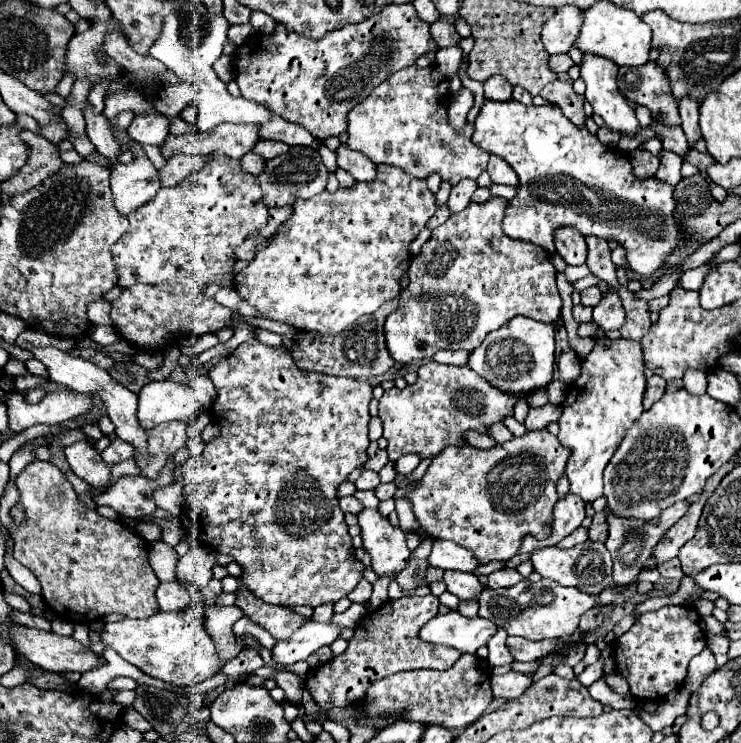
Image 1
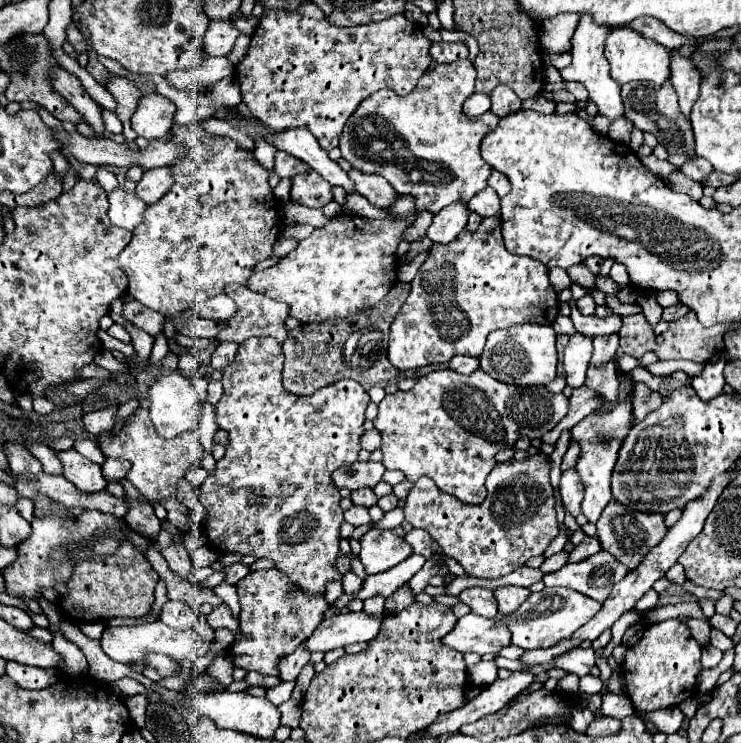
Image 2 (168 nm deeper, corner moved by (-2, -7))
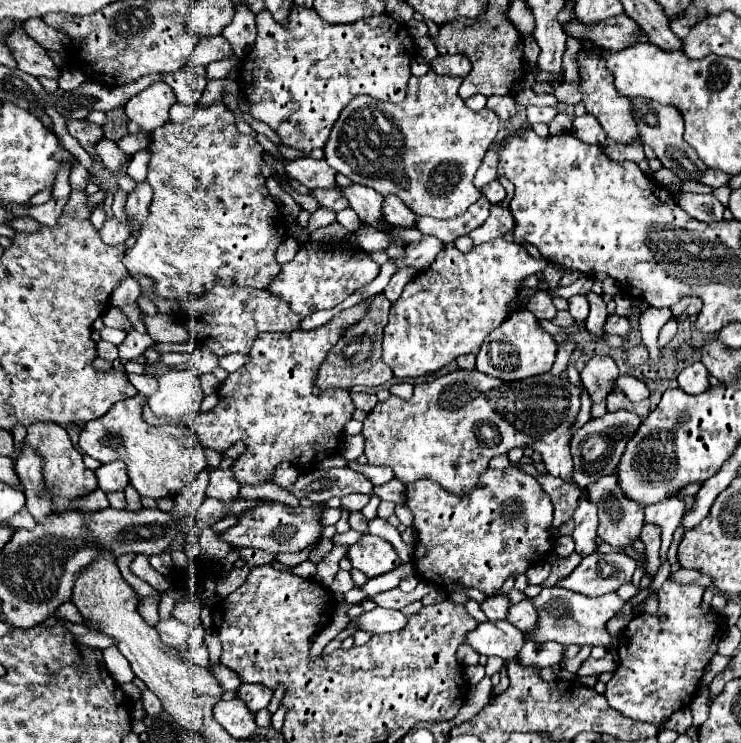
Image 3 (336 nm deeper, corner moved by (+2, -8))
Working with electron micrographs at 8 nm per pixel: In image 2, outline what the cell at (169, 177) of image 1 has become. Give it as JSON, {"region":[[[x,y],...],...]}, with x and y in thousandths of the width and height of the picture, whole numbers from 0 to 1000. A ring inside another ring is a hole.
{"region":[[[215,225],[215,227],[198,227],[193,233],[193,241],[185,249],[185,262],[196,268],[198,276],[206,276],[215,271],[231,252],[233,252],[233,230],[228,225]]]}

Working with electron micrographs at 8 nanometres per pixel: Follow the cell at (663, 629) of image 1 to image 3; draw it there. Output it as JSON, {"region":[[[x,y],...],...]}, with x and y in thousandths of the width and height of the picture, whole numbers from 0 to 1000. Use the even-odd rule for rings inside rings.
{"region":[[[900,781],[889,794],[889,821],[887,826],[865,826],[857,829],[846,848],[838,853],[835,861],[835,896],[827,907],[827,913],[819,918],[816,939],[825,953],[838,958],[843,966],[876,972],[881,977],[892,977],[903,969],[903,964],[919,953],[927,953],[938,937],[941,921],[949,910],[951,896],[957,888],[968,880],[968,867],[976,856],[976,834],[973,829],[949,810],[949,789],[941,786],[914,786],[908,781]],[[889,829],[900,829],[897,837],[889,834]]]}

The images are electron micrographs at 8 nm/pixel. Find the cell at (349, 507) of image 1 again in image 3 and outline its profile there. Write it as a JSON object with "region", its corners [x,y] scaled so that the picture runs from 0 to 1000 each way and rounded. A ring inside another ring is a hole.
{"region":[[[476,689],[476,692],[471,694],[471,705],[474,705],[476,713],[482,713],[482,716],[487,716],[487,719],[495,719],[495,697],[493,697],[487,689]]]}

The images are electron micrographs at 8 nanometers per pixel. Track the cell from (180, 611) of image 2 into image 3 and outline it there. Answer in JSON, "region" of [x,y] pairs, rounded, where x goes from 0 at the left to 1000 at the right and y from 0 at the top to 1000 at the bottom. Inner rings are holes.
{"region":[[[233,829],[225,832],[225,834],[217,834],[212,840],[212,851],[217,856],[217,864],[231,869],[231,872],[242,872],[252,864],[252,856],[255,856],[255,843],[236,834]]]}

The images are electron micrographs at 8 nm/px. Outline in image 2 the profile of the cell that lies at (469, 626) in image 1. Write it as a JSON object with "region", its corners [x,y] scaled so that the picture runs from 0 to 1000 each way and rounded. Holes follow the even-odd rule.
{"region":[[[630,825],[614,838],[611,849],[595,860],[595,865],[619,879],[671,882],[682,868],[690,865],[690,855],[682,841],[668,841],[663,833]]]}

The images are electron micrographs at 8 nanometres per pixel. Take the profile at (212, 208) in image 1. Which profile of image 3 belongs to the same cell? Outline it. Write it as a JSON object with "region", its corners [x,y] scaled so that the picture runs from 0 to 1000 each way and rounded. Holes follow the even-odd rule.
{"region":[[[287,137],[282,143],[263,143],[260,159],[250,167],[223,164],[217,172],[206,175],[201,180],[201,202],[206,207],[198,245],[206,253],[206,272],[182,328],[166,347],[174,369],[201,371],[215,398],[236,404],[266,401],[290,382],[360,390],[379,363],[371,353],[371,336],[385,323],[387,304],[352,234],[355,197],[347,194],[341,183],[331,183],[320,175],[314,151],[301,137]]]}

